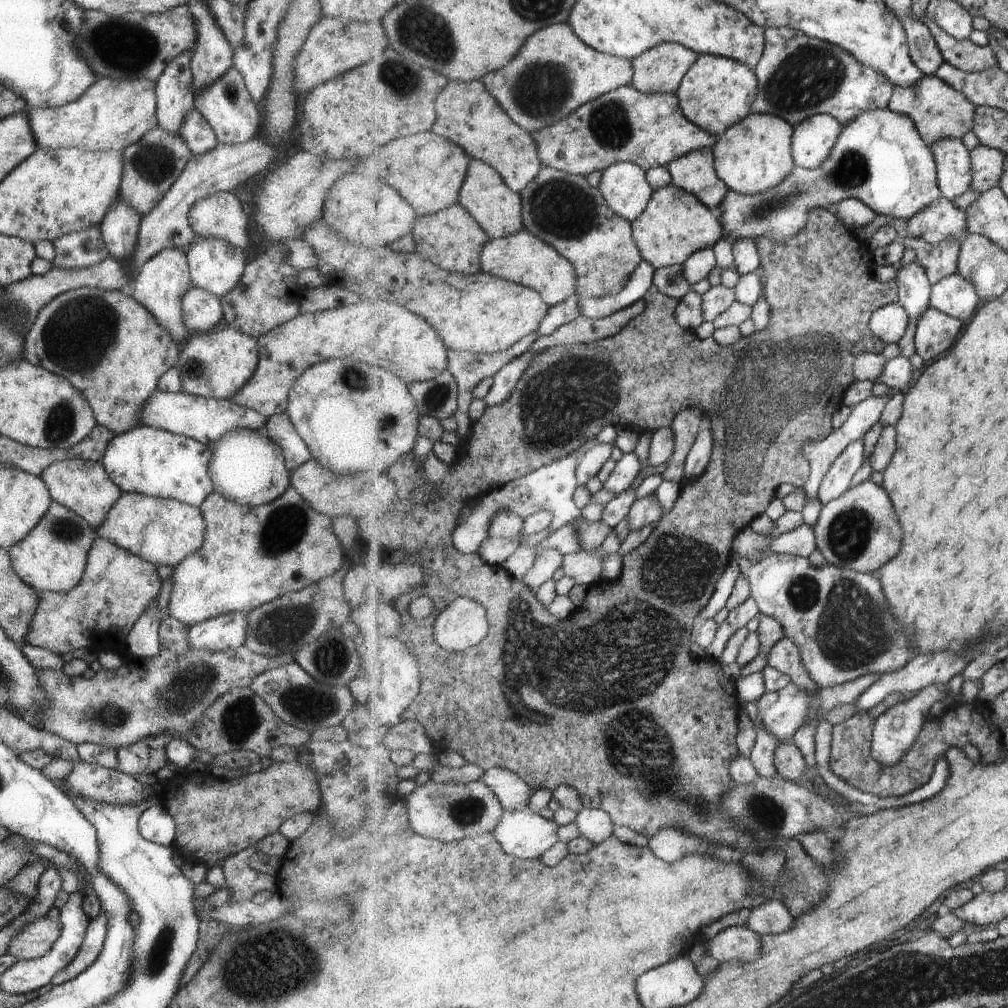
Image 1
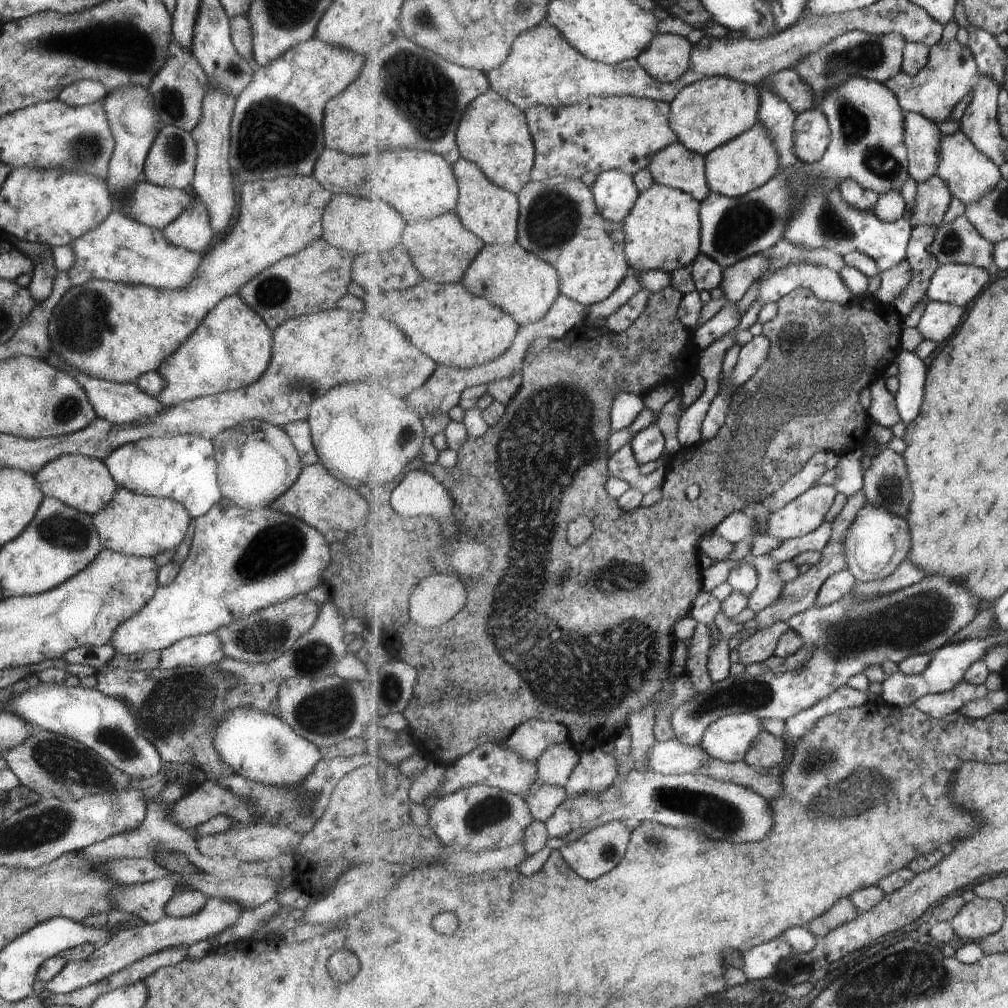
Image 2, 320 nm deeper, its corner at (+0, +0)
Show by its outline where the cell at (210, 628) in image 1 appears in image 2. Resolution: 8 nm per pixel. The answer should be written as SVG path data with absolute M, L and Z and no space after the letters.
M211 632L182 638L161 649L157 667L161 669L174 669L181 665L203 667L215 664L223 656L221 641Z

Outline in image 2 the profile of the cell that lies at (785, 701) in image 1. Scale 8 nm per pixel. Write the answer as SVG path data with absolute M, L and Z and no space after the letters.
M743 712L721 717L704 734L702 750L711 759L728 763L743 761L754 740L765 731L760 720Z

